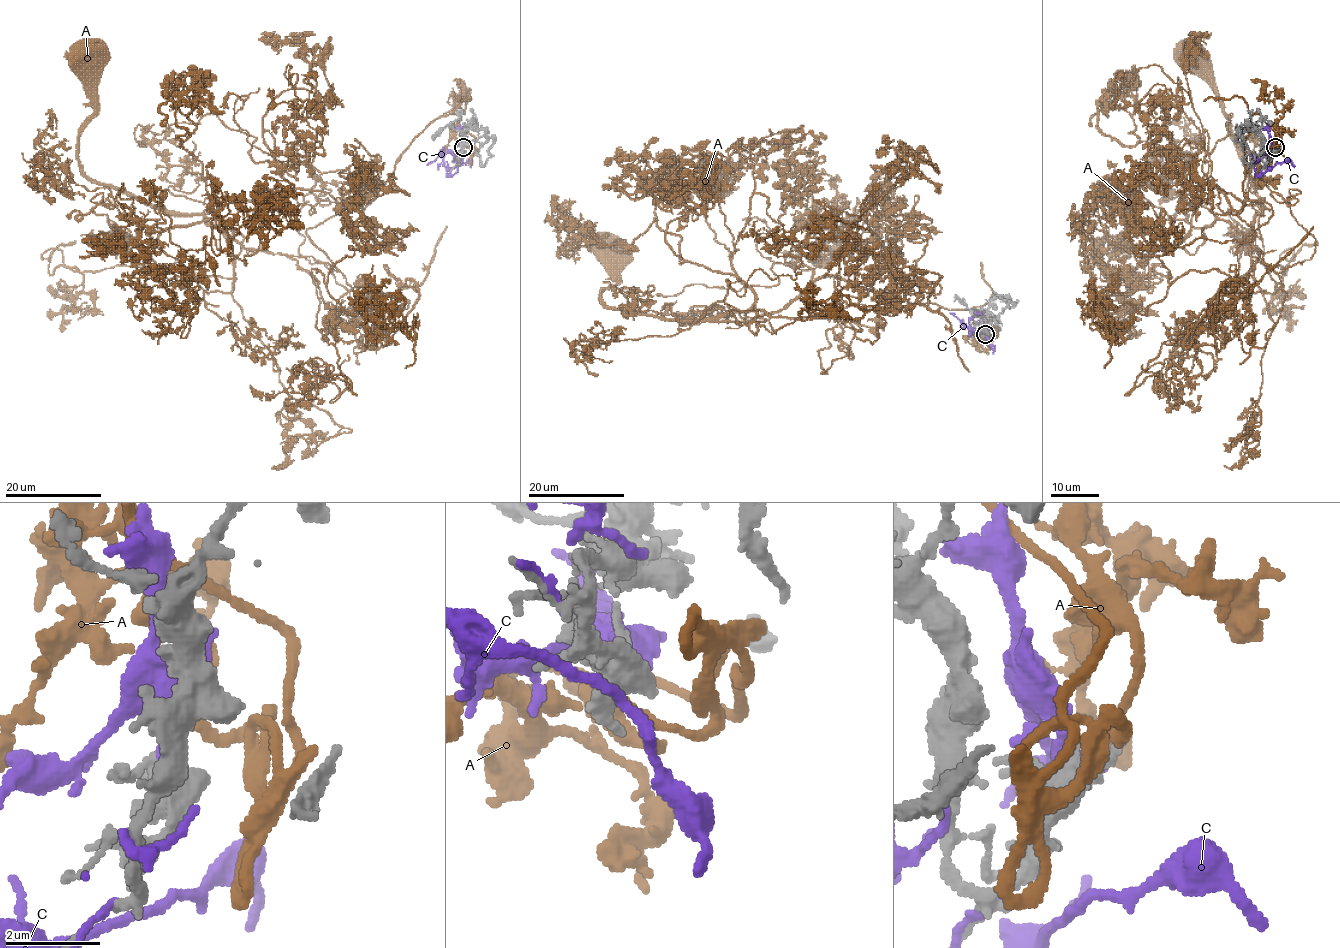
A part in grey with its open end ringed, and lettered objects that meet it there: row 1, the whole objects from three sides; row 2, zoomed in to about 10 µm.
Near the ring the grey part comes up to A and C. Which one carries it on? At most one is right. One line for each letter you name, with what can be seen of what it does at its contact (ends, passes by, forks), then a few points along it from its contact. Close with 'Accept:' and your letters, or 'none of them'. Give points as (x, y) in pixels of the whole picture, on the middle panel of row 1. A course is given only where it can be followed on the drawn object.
A: it passes by | via (985, 334), (972, 311), (890, 303), (832, 276), (746, 321), (612, 310), (600, 299), (616, 282), (610, 254)
Accept: A

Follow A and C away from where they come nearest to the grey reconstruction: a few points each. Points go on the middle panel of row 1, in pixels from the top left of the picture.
A: (985, 334), (972, 311), (890, 303), (832, 276), (746, 321), (612, 310), (600, 299), (616, 282), (610, 254)
C: (984, 332), (972, 330), (966, 326), (968, 327), (973, 315), (979, 312), (987, 321)

